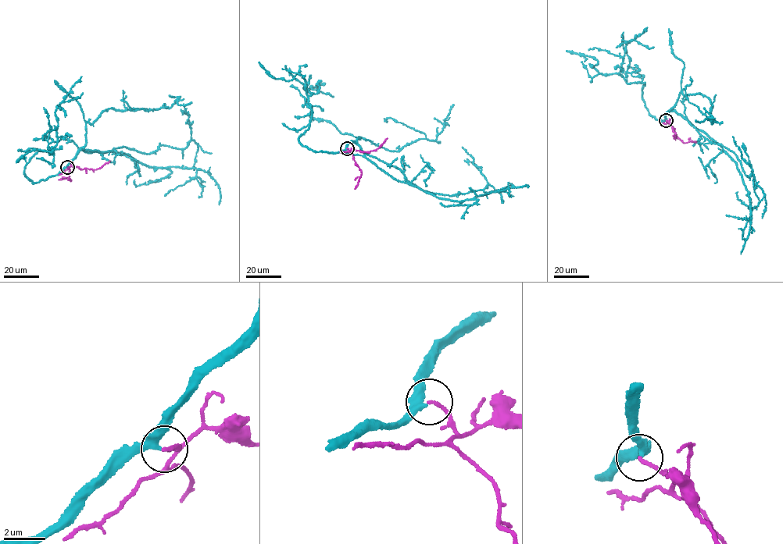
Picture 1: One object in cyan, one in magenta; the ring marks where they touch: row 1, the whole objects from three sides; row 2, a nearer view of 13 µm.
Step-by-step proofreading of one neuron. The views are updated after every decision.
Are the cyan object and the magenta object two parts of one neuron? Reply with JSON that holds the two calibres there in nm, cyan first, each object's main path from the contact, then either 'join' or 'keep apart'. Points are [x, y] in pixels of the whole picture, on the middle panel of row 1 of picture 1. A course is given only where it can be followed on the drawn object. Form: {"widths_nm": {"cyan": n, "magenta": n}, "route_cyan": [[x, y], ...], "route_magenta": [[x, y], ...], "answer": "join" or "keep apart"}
{"widths_nm": {"cyan": 300, "magenta": 160}, "route_cyan": [[347, 148], [352, 140], [364, 152], [398, 168], [423, 190], [448, 195], [484, 189], [488, 184], [462, 147]], "route_magenta": [[347, 148], [350, 151], [369, 151], [377, 149], [387, 138]], "answer": "join"}

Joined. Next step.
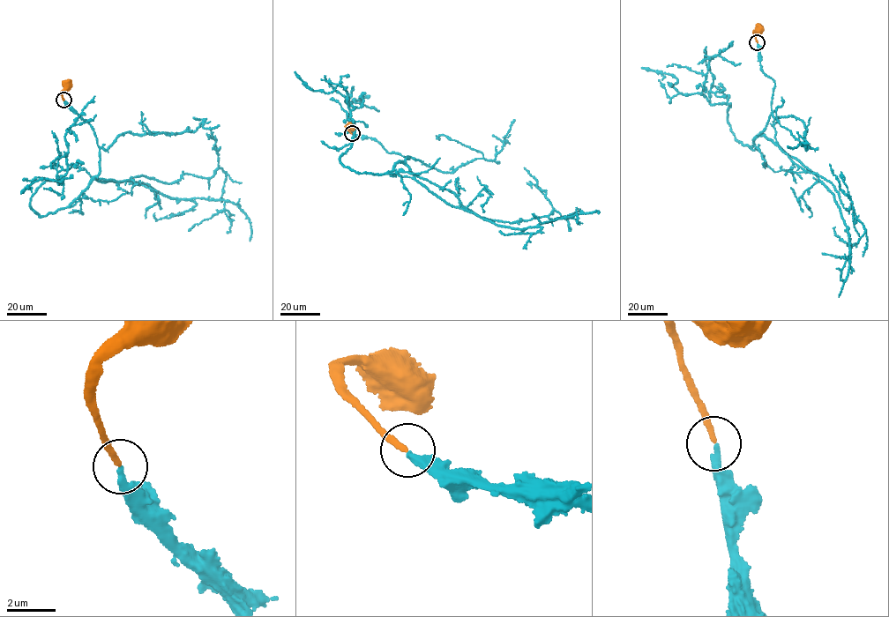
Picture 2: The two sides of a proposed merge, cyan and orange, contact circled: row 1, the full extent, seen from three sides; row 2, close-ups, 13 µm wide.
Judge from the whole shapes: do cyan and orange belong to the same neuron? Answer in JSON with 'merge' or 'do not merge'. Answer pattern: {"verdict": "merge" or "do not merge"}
{"verdict": "merge"}

